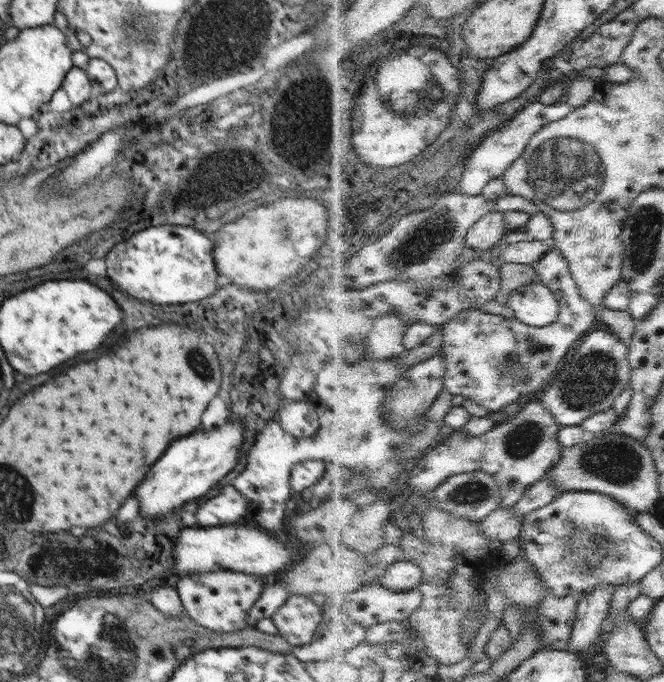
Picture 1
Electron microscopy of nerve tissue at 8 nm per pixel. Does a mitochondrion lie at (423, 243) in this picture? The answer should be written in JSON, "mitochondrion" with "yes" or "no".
{"mitochondrion":"yes"}

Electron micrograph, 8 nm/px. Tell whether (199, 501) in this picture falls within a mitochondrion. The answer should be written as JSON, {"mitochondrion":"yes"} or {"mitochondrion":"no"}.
{"mitochondrion":"no"}

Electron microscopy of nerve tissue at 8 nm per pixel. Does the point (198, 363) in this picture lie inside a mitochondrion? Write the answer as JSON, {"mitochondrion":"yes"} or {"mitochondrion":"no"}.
{"mitochondrion":"yes"}

